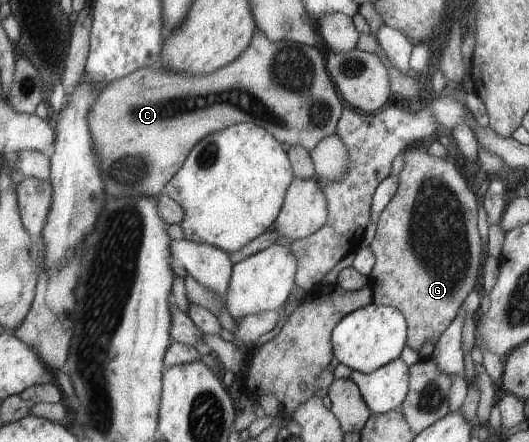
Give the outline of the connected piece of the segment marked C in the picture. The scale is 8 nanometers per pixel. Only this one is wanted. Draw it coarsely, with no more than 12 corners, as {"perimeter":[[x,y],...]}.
{"perimeter":[[257,30],[210,74],[115,78],[89,113],[107,195],[165,191],[238,123],[313,150],[325,57]]}

